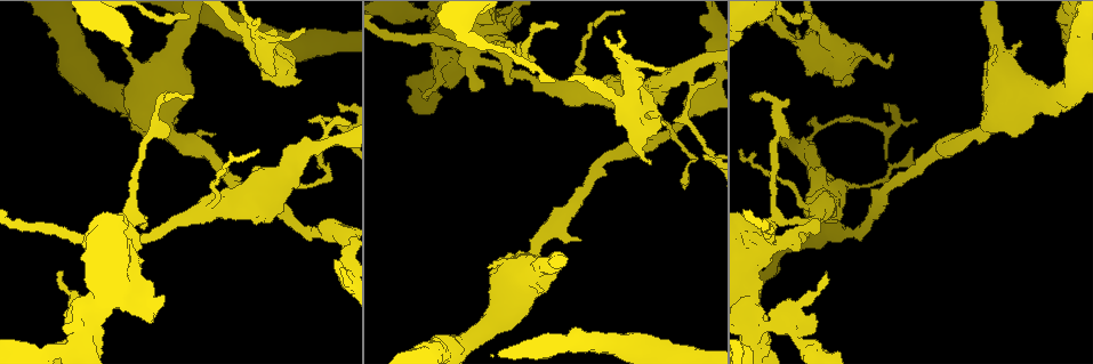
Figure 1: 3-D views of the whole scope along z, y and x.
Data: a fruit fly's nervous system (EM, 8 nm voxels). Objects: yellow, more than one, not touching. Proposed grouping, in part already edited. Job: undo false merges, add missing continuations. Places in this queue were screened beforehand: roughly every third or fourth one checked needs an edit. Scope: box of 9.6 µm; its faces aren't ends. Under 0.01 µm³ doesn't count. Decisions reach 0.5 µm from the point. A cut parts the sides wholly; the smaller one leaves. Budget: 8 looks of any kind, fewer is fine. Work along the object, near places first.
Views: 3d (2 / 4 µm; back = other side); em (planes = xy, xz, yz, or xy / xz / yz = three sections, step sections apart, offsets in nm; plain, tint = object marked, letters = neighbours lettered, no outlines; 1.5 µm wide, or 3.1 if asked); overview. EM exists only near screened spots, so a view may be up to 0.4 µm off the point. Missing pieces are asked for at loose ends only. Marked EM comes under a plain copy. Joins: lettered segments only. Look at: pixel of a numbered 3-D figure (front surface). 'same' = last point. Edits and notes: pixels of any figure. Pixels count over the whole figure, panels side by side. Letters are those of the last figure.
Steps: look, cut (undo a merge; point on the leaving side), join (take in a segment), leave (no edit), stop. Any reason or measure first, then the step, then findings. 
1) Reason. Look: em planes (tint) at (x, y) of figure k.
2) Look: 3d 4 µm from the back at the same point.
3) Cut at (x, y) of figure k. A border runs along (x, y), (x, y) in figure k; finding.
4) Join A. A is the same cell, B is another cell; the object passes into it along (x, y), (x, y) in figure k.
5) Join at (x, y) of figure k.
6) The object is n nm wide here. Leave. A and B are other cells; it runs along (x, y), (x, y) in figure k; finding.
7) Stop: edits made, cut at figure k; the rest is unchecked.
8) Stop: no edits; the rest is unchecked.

Look: 3d 4 µm from the back at (651, 162) of figure 1.

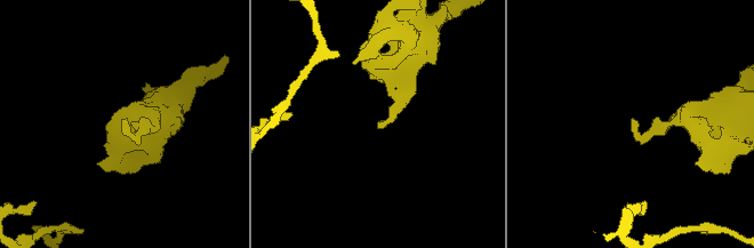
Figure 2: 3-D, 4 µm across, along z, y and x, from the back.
Look: em xz step 8 (tint) at (380, 127) of figure 2.

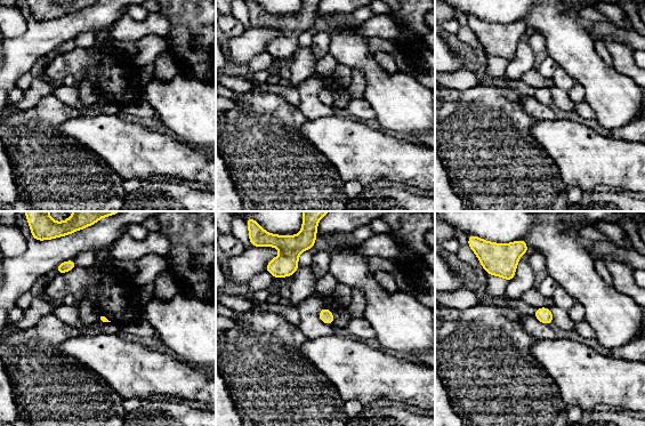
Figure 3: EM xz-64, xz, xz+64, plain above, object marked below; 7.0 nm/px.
Look: em planes (letters) at the same point.

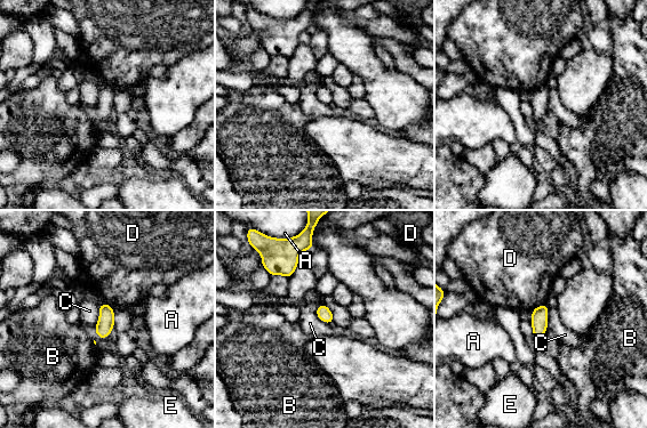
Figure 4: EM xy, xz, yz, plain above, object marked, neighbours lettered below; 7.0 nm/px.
The longest contact is with C, 160 nm. Leave. A, B, C, D and E are other cells; a border runs along (319, 305), (316, 315), (329, 324) in figure 4; none of them fits.

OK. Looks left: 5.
Free end. Look: em planes (letters) at (671, 70) of figure 1.

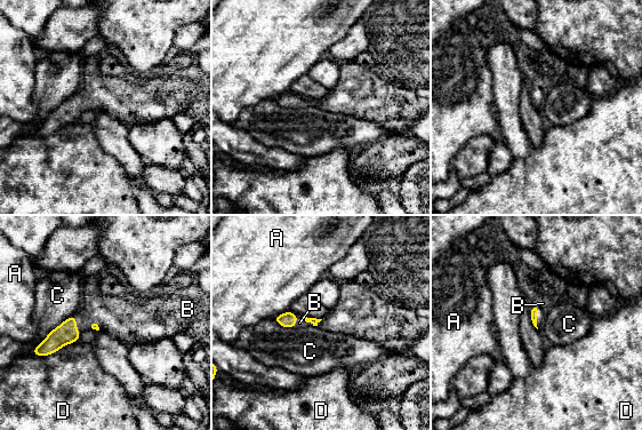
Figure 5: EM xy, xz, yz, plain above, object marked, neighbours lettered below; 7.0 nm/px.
Join at (543, 303) of figure 5. B is the same cell, A, C and D are other cells; the object passes into it along (534, 312), (536, 318), (543, 303) in figure 5; the neuron continues.

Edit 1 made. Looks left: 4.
Branch stops here. Look: 3d 4 µm at (1020, 41) of figure 1.

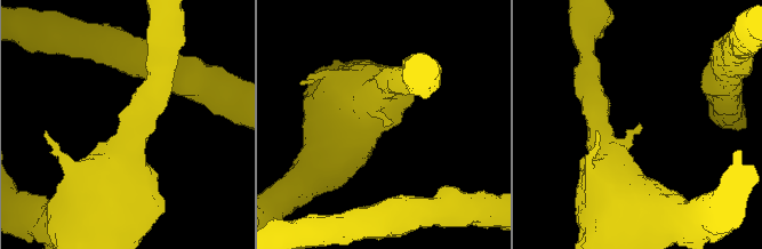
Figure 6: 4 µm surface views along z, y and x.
Need the tissue. Look: em planes (letters) at (384, 127) of figure 6.

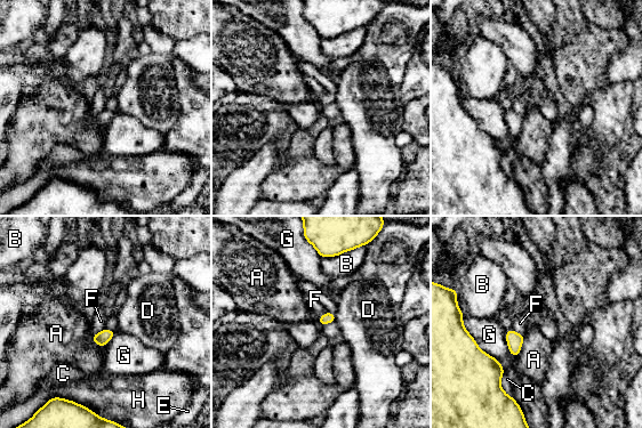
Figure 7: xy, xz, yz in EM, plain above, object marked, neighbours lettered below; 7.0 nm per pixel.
Leave. A, B, C, D, E, F, G and H are other cells; a border runs along (524, 334), (521, 350), (516, 357) in figure 7; none of them fits.

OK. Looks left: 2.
Three arms meet. Look: em xy step 4 (letters) at (774, 308) of figure 1.

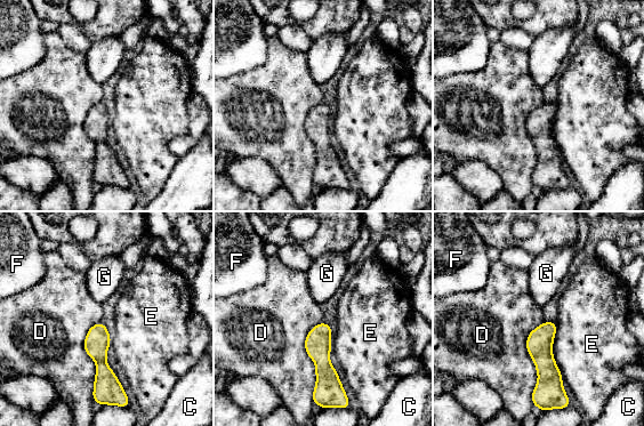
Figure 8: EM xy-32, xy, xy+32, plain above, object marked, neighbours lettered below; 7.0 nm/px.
Leave. C, D, E, F and G are other cells; a border runs along (322, 321), (305, 339), (313, 399) in figure 8; none of them fits.

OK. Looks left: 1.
Stop: edits made, join at figure 5; the rest is unchecked.

